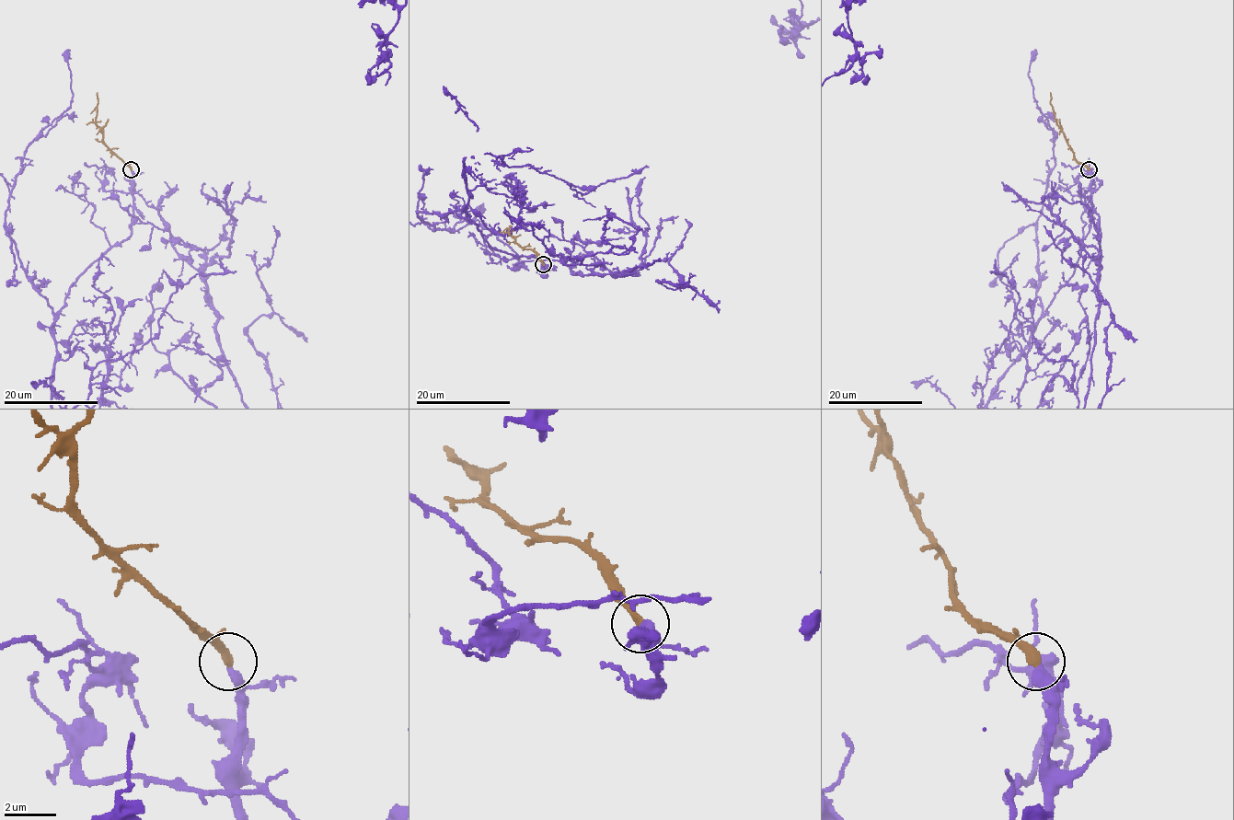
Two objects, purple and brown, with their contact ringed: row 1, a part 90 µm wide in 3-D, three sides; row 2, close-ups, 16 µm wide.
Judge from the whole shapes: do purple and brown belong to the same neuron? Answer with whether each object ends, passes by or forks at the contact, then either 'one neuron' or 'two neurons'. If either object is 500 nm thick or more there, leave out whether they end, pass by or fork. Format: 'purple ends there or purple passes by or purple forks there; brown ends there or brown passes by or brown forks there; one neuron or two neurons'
purple ends there; brown ends there; one neuron

